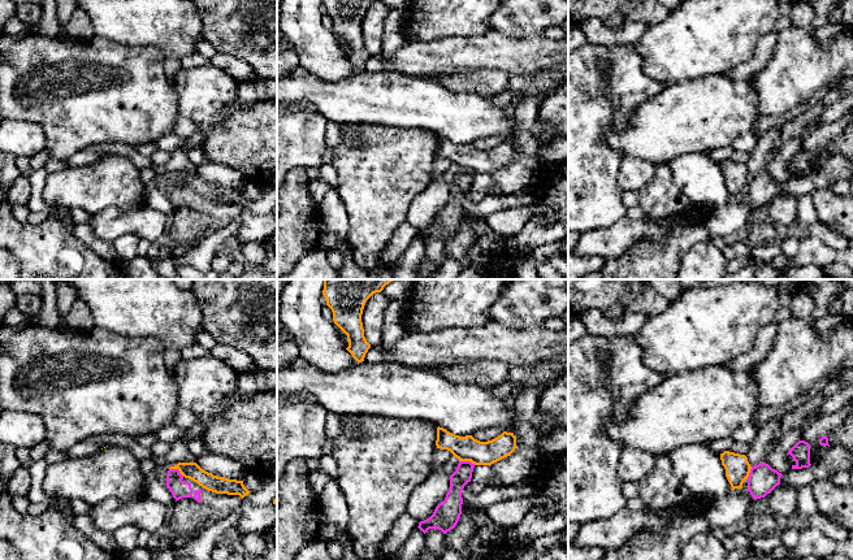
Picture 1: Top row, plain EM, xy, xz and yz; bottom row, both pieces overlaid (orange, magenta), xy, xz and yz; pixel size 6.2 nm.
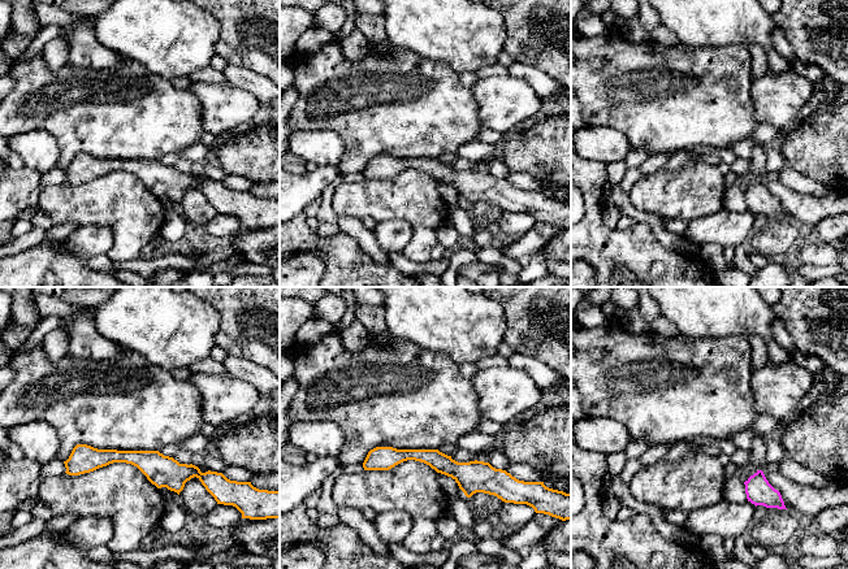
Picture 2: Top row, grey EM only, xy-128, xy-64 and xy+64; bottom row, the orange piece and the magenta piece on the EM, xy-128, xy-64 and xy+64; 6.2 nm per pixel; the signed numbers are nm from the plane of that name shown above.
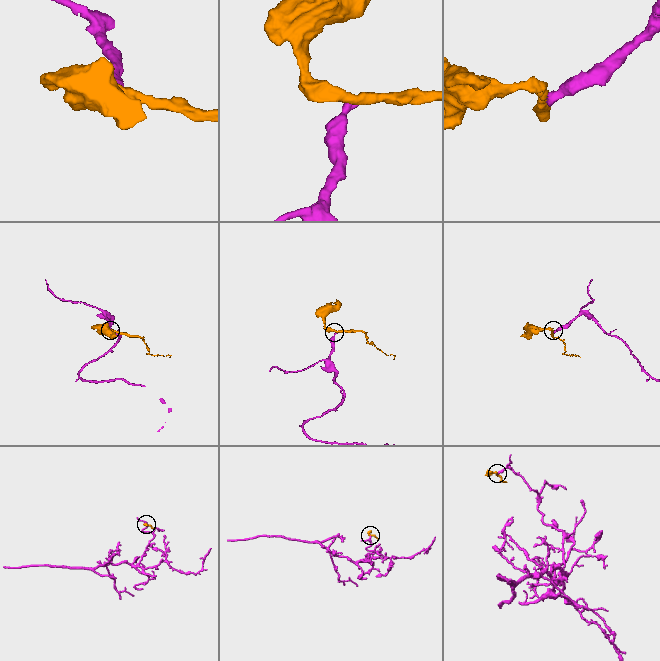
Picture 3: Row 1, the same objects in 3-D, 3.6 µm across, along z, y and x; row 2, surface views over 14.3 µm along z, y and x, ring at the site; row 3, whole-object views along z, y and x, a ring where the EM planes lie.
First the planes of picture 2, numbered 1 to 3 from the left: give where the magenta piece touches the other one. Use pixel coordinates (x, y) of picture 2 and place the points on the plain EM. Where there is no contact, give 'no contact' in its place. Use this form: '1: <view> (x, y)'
1: no contact
2: no contact
3: no contact

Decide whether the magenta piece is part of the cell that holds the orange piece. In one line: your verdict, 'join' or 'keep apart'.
keep apart

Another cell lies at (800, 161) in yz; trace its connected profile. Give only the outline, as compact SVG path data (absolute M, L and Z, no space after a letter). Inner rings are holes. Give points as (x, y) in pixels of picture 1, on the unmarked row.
M798 149L787 164L791 164L793 169L796 170L794 174L792 174L792 178L802 178L809 177L810 173L810 153L805 149Z

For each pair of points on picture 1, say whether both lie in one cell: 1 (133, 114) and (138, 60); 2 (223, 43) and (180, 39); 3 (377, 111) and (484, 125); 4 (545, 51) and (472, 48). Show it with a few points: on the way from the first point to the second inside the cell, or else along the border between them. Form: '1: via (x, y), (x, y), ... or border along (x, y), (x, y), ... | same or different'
1: via (138, 101), (138, 73) | same
2: border along (198, 13), (204, 37) | different
3: via (403, 111), (441, 111), (458, 116) | same
4: via (527, 51), (490, 51) | same

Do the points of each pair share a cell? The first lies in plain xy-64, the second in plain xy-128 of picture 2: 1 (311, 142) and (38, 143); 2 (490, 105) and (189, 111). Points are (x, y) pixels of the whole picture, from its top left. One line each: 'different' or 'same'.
1: same
2: different

